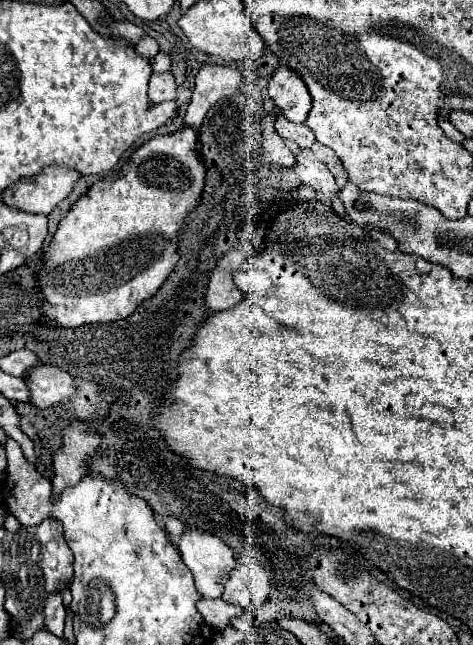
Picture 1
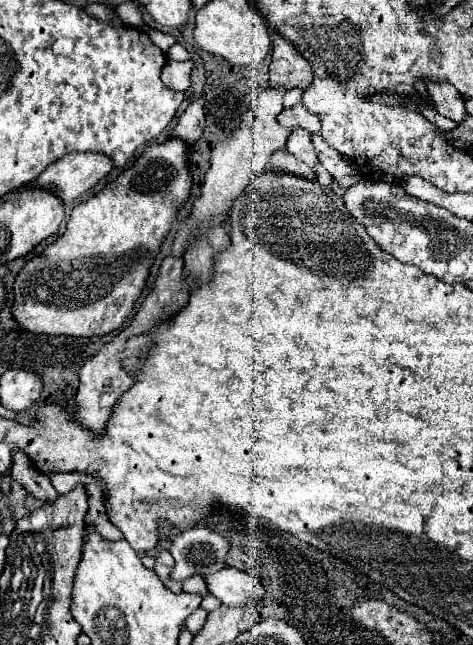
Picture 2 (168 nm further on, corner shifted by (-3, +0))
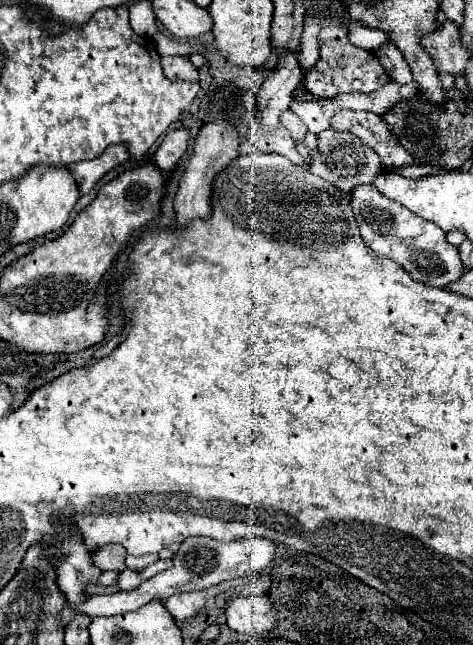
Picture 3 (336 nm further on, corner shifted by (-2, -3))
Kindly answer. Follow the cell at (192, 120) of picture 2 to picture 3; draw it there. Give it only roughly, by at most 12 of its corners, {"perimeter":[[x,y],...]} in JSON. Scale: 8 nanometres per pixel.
{"perimeter":[[187,129],[167,133],[151,161],[171,171],[183,157]]}

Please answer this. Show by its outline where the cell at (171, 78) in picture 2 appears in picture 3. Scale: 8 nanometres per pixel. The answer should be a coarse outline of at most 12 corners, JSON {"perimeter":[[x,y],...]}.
{"perimeter":[[161,57],[167,79],[199,81],[189,57]]}

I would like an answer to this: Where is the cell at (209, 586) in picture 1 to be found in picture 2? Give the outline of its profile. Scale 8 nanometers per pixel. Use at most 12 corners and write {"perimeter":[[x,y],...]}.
{"perimeter":[[224,566],[206,586],[226,606],[258,604],[258,580]]}

